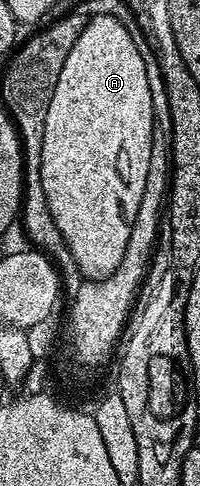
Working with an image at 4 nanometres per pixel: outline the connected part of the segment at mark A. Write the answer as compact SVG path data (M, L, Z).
M109 18L92 23L88 27L84 39L79 39L75 49L70 49L68 64L62 65L60 87L54 88L52 111L46 113L46 129L42 133L42 157L40 158L40 180L42 193L46 193L46 205L56 215L56 223L60 223L60 231L68 235L68 244L76 251L76 259L88 275L104 275L104 271L112 271L116 267L116 259L120 259L120 251L124 251L124 239L128 239L128 223L132 223L132 211L136 211L136 198L140 195L140 187L144 187L144 167L148 167L148 86L146 86L146 69L148 63L140 52L140 47L131 35L124 35L125 21L112 23Z

